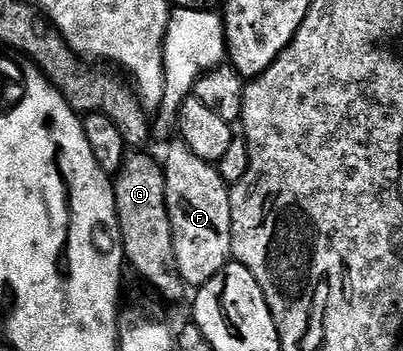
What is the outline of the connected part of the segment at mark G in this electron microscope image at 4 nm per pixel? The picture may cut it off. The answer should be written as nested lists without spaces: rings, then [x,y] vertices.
[[[134,151],[113,178],[114,198],[118,212],[118,236],[126,253],[129,268],[134,268],[156,292],[170,301],[178,301],[188,292],[180,275],[172,243],[172,227],[166,206],[166,170],[161,160]]]

